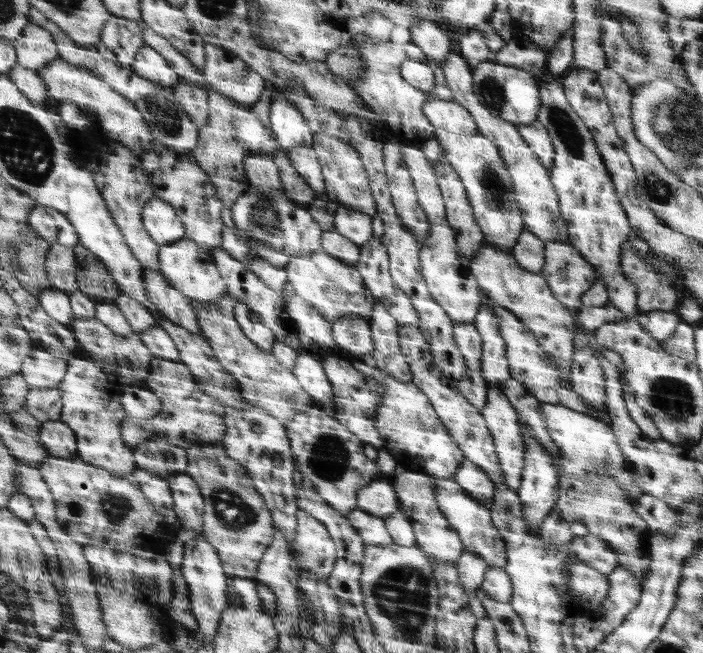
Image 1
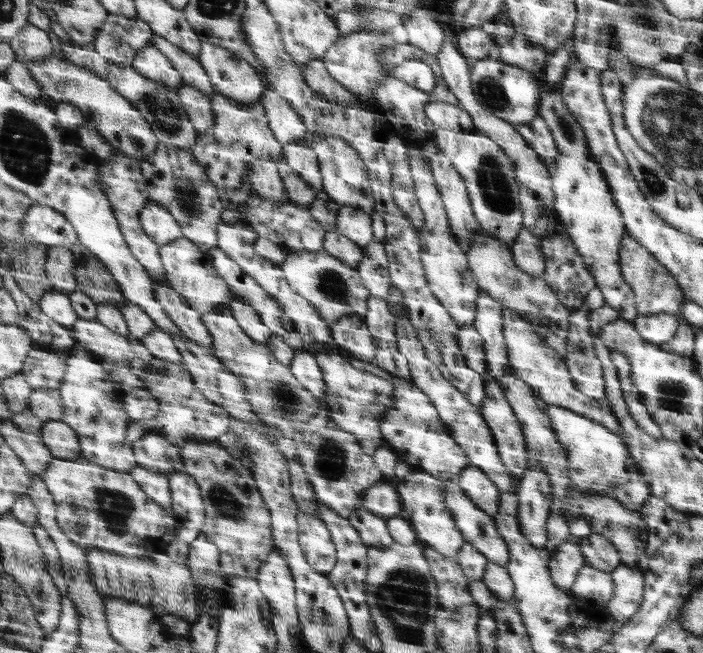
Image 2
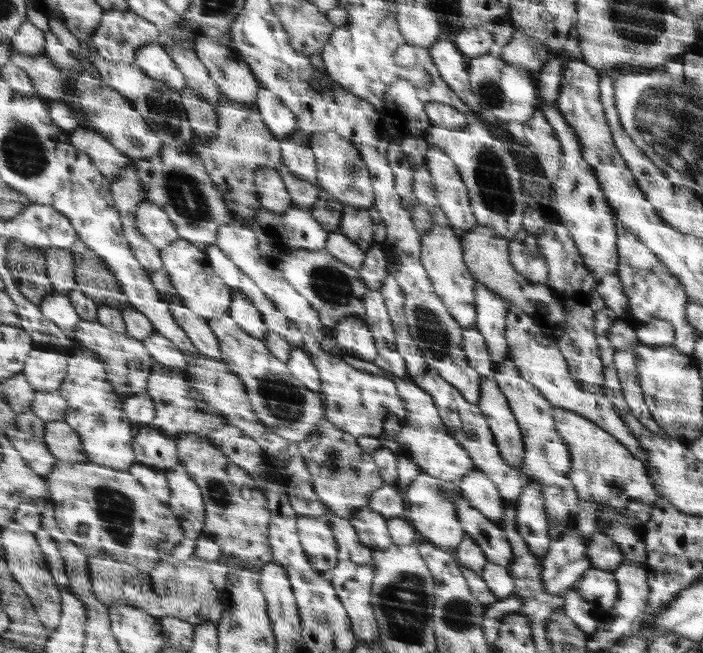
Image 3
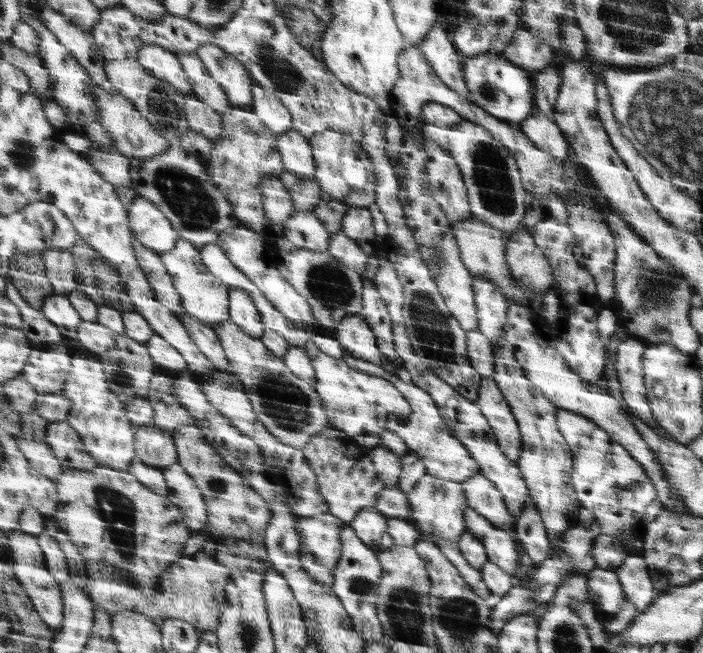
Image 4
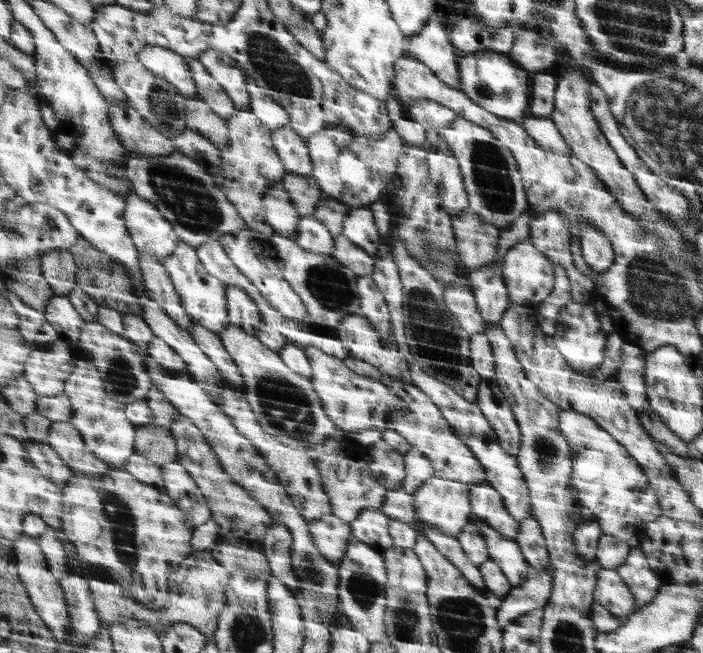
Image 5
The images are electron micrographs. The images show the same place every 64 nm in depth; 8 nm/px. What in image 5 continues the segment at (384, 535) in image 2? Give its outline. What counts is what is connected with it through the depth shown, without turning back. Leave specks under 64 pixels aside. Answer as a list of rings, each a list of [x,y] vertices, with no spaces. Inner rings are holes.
[[[368,509],[364,516],[350,522],[351,534],[364,544],[372,544],[376,552],[384,552],[386,548],[392,548],[393,539],[389,534],[390,518],[379,509]]]

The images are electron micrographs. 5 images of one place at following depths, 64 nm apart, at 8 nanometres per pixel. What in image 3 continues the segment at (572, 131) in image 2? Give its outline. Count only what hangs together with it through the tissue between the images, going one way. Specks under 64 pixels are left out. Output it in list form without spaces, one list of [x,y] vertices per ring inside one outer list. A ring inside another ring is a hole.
[[[558,97],[556,102],[548,103],[541,108],[542,114],[547,117],[548,122],[554,128],[556,132],[556,138],[560,140],[560,146],[563,149],[563,155],[560,156],[560,170],[558,170],[558,178],[554,183],[554,189],[556,191],[556,204],[558,204],[558,210],[560,210],[561,221],[567,225],[567,228],[571,232],[571,236],[575,240],[575,244],[578,246],[579,252],[583,257],[583,263],[590,269],[590,271],[596,277],[598,281],[598,286],[596,290],[600,293],[600,296],[604,300],[607,308],[614,311],[619,319],[627,318],[628,310],[631,308],[631,302],[629,302],[628,295],[624,293],[624,287],[620,277],[618,276],[618,263],[619,263],[619,253],[618,253],[618,240],[616,233],[616,222],[617,216],[614,209],[608,203],[602,187],[600,187],[600,182],[596,179],[596,173],[592,169],[590,164],[587,164],[582,159],[582,151],[580,151],[580,141],[578,141],[578,135],[574,131],[574,127],[570,127],[564,119],[564,115],[560,113],[560,108],[557,106]]]

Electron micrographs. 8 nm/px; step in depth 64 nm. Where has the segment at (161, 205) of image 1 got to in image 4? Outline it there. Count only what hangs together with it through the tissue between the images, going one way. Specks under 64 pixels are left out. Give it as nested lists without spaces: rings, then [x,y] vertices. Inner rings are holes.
[[[138,198],[130,208],[129,219],[138,239],[160,254],[176,248],[180,242],[175,224],[154,201]]]

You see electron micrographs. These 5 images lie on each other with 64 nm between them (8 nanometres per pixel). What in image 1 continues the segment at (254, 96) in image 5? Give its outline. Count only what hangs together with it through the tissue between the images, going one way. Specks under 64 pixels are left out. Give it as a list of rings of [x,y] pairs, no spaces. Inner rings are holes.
[[[275,96],[270,104],[269,121],[275,139],[284,150],[306,146],[312,148],[313,132],[308,121],[294,104],[286,100],[278,100]]]

